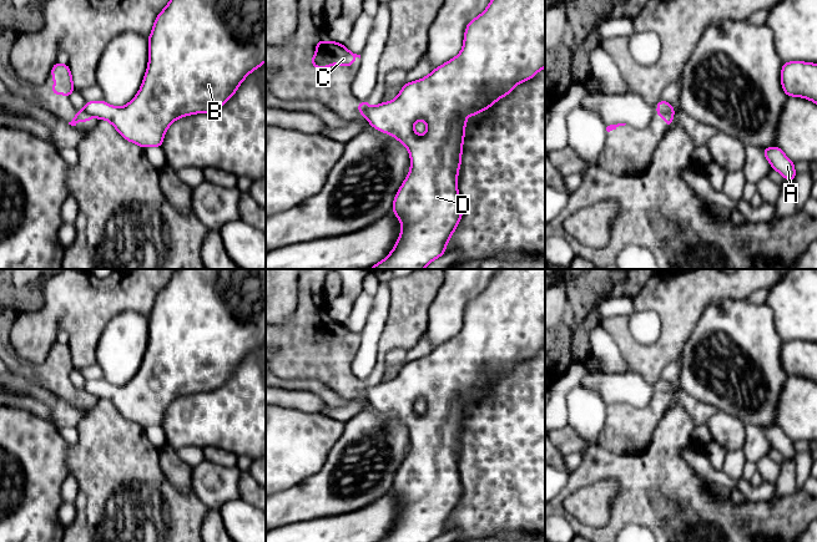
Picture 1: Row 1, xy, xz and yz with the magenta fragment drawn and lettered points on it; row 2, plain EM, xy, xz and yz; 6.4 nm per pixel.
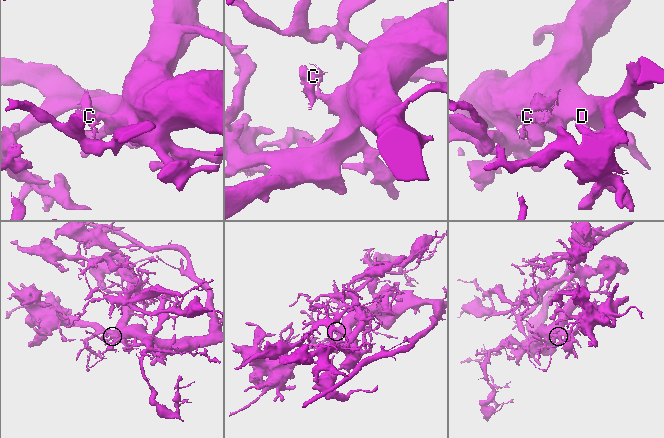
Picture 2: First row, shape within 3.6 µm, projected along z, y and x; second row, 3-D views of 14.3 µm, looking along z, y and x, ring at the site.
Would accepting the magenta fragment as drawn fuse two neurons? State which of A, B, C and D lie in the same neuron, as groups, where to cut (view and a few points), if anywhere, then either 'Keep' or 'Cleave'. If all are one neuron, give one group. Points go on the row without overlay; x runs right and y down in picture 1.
Groups: A B D / C. Split along yz (657, 389), (669, 394). Cleave

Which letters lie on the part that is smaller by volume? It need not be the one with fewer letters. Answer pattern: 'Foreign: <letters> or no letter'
Foreign: C

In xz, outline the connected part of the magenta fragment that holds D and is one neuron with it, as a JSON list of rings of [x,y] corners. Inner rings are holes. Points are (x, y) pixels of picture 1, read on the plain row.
[[[496,269],[488,287],[479,295],[468,302],[464,311],[463,328],[454,338],[434,348],[424,358],[417,359],[414,361],[407,361],[394,379],[389,381],[380,381],[374,386],[368,386],[365,399],[370,402],[370,405],[380,411],[389,412],[390,415],[397,417],[400,422],[403,422],[407,426],[410,435],[410,450],[407,454],[407,457],[404,459],[400,467],[398,468],[392,487],[402,503],[400,515],[392,531],[379,542],[432,542],[437,537],[445,533],[445,526],[463,495],[463,487],[458,471],[458,452],[462,442],[467,396],[476,395],[479,391],[486,390],[499,378],[503,378],[504,375],[509,374],[516,364],[533,358],[544,346],[545,346],[545,269]],[[419,399],[423,399],[427,404],[427,410],[422,415],[419,415],[414,410],[414,404]]]

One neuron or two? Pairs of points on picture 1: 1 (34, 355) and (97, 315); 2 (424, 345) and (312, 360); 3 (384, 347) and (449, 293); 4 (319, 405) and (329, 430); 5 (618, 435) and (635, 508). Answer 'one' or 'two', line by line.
1: one
2: two
3: two
4: two
5: two

